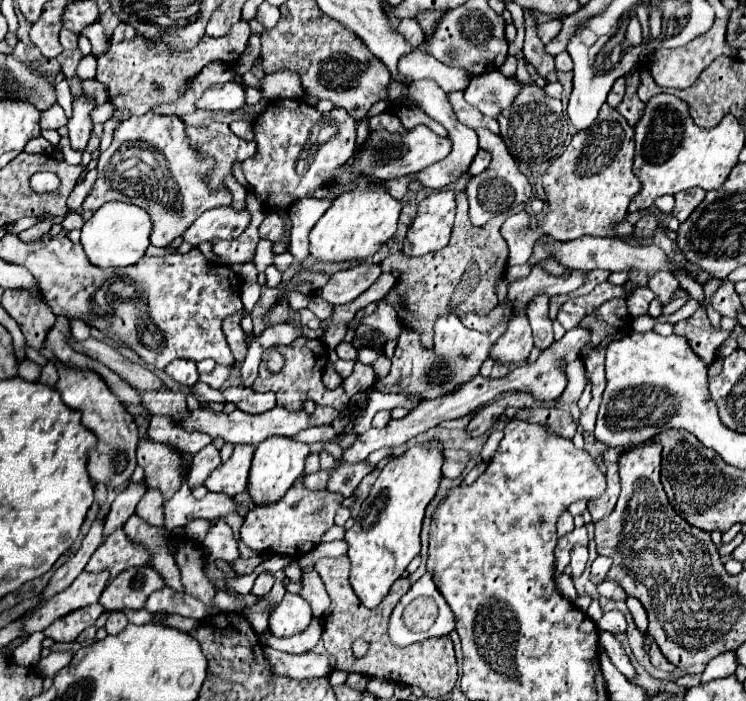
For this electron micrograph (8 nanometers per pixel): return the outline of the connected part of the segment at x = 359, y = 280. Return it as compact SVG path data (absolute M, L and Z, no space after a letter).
M359 264L349 270L341 270L329 278L325 288L321 288L321 298L329 304L347 304L361 296L381 274L379 264Z

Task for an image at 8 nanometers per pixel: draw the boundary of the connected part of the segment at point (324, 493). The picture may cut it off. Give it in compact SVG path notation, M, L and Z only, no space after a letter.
M297 478L293 488L275 506L253 508L247 514L241 526L241 540L257 552L269 550L289 558L301 558L307 552L311 552L319 544L323 532L333 526L333 516L341 502L341 494L329 490L309 490L303 486L301 478Z

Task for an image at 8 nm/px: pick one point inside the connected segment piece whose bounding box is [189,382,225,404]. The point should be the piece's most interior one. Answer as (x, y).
(199, 390)

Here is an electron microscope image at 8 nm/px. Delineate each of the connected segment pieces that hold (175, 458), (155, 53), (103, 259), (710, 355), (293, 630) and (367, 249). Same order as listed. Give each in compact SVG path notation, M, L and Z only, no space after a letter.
M143 438L137 448L137 464L145 470L149 488L159 488L163 500L169 500L181 486L181 454L165 444Z
M239 20L225 36L205 36L191 50L171 50L165 42L153 42L143 36L111 44L111 48L97 58L97 80L107 86L109 102L115 106L113 118L119 118L125 110L131 110L131 114L141 116L149 112L155 104L177 100L185 92L187 82L193 76L197 76L197 72L201 72L201 68L205 68L209 62L221 60L225 64L235 64L239 56L245 52L249 36L249 24L245 20Z
M107 202L91 216L91 220L83 224L81 246L93 266L123 268L143 258L149 246L149 234L151 234L151 218L143 208L125 202Z
M697 308L697 312L687 318L687 320L681 320L677 324L673 324L673 332L675 334L681 334L687 338L687 342L691 344L691 348L695 350L695 354L705 360L707 366L711 366L711 362L715 360L717 356L717 348L719 344L729 338L729 332L723 330L723 328L713 328L709 318L707 318L707 312L705 308Z
M285 594L281 604L269 616L269 632L273 636L293 636L303 632L311 622L309 604L297 594Z
M357 178L355 180L355 190L349 194L343 194L337 198L331 208L317 220L309 234L309 254L317 262L351 262L351 260L363 260L371 254L375 254L389 238L393 238L397 230L397 218L401 214L401 202L391 198L381 186L379 180L371 178Z

